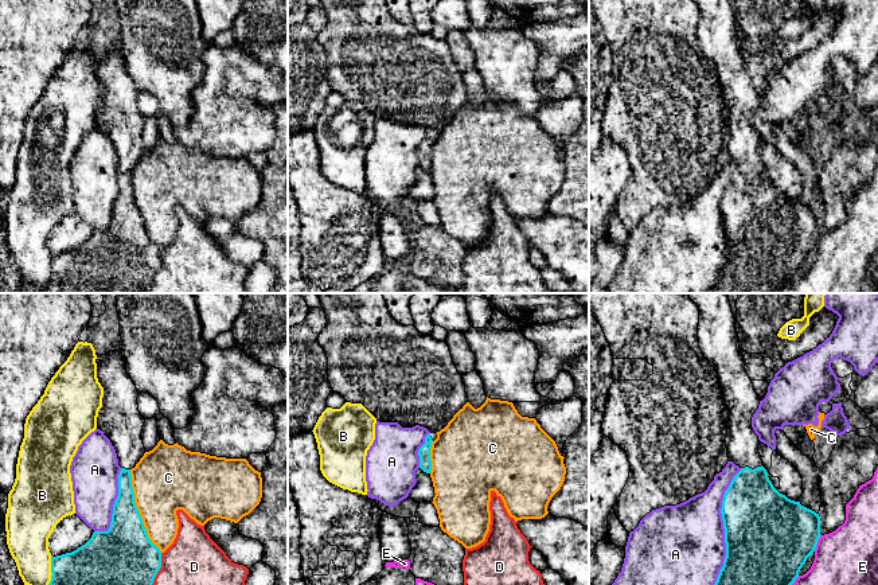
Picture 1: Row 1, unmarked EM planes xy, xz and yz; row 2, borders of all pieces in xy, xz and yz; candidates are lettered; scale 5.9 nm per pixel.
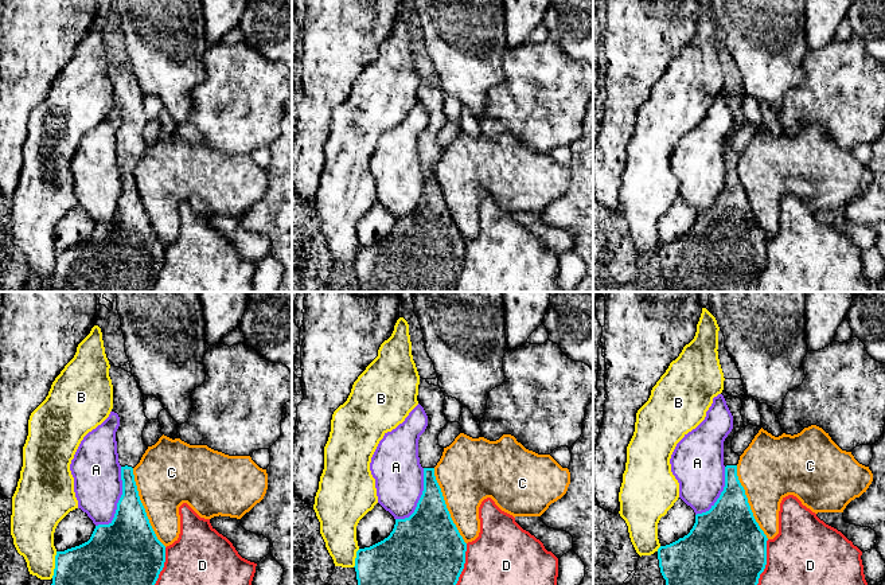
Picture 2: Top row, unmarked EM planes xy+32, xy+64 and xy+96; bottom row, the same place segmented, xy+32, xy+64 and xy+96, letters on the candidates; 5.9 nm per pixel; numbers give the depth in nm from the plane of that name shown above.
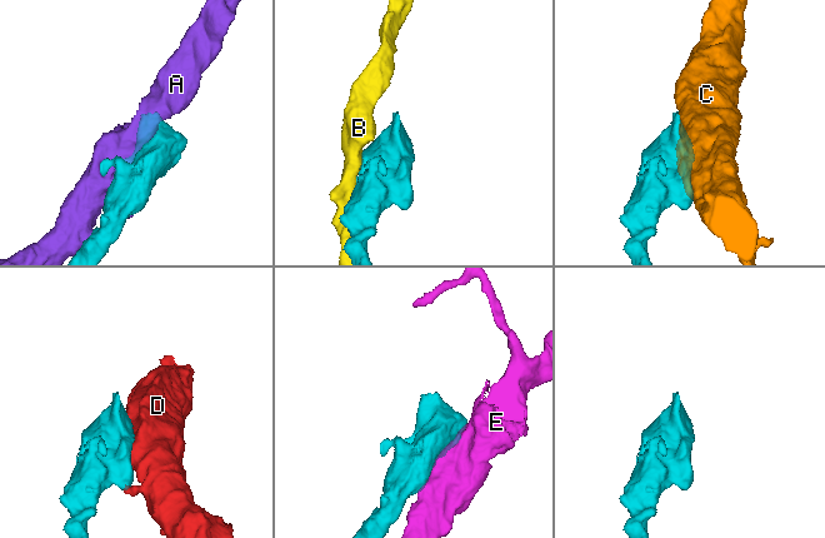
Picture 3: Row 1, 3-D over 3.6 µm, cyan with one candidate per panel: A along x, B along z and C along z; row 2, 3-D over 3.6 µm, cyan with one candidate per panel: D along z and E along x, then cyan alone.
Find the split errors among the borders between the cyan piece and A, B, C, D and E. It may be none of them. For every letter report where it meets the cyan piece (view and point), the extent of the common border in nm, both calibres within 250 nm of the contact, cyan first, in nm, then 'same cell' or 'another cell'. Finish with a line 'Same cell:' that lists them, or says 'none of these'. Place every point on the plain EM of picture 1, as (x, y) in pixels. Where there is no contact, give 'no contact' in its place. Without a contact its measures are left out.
A: yz (725, 231) | 800 nm | 500/480 nm | another cell
B: xy (51, 270) | 220 nm | 480/260 nm | another cell
C: xy (137, 210) | 550 nm | 320/380 nm | another cell
D: xy (156, 272) | 260 nm | 480/500 nm | another cell
E: yz (816, 241) | 110 nm | 460/400 nm | another cell
Same cell: none of these

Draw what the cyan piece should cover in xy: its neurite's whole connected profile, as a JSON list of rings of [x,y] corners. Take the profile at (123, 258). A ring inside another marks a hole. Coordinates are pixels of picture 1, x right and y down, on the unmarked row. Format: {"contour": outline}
{"contour": [[[118,50],[97,55],[97,77],[104,86],[102,106],[97,128],[110,139],[118,164],[118,195],[113,203],[108,230],[94,230],[91,237],[71,251],[51,256],[51,280],[46,293],[148,293],[161,266],[161,250],[148,237],[141,214],[134,202],[130,168],[145,152],[141,130],[145,118],[138,110],[136,83],[126,73],[125,61]]]}

